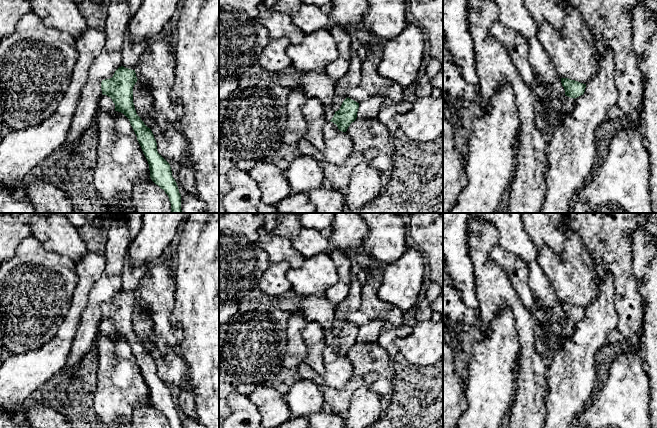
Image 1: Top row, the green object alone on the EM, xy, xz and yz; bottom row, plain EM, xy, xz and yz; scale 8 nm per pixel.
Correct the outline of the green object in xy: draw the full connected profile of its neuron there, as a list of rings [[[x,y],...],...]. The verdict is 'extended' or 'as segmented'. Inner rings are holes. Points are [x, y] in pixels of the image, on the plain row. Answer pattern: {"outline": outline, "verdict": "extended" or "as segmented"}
{"outline": [[[123,290],[119,291],[112,302],[102,304],[101,306],[103,319],[99,326],[99,333],[106,336],[113,336],[115,334],[123,337],[129,343],[141,373],[148,385],[151,404],[165,415],[171,428],[181,428],[181,418],[172,400],[170,388],[158,377],[157,367],[151,353],[144,348],[136,337],[133,327],[133,311],[137,304],[135,294]]], "verdict": "extended"}

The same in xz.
{"outline": [[[306,295],[300,302],[301,315],[307,321],[318,322],[324,330],[325,341],[337,349],[338,353],[346,356],[357,342],[359,327],[346,322],[338,335],[333,334],[335,320],[335,305],[324,295]]], "verdict": "extended"}

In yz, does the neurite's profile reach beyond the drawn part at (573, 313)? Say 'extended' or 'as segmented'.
extended

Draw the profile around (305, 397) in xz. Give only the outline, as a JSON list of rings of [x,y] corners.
[[[304,379],[290,388],[285,399],[294,417],[308,417],[322,411],[325,402],[322,386]]]

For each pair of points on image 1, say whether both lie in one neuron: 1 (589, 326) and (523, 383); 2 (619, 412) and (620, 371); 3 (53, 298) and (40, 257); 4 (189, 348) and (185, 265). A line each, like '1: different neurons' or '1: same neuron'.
1: different neurons
2: same neuron
3: same neuron
4: same neuron

